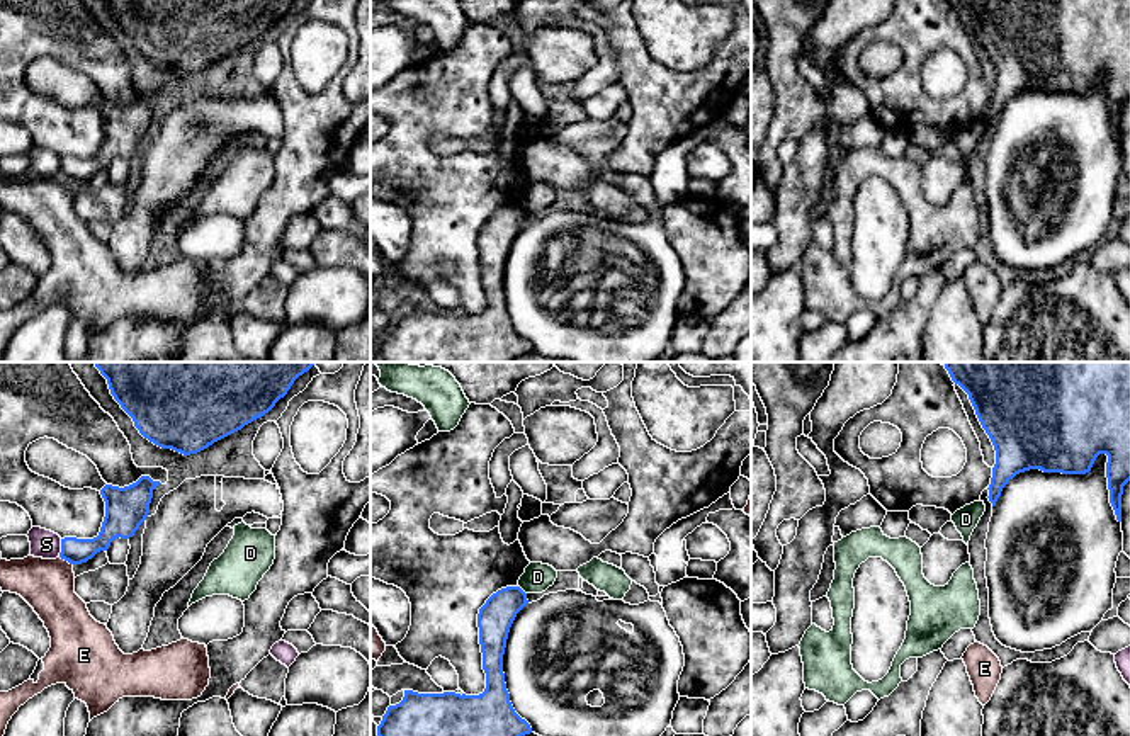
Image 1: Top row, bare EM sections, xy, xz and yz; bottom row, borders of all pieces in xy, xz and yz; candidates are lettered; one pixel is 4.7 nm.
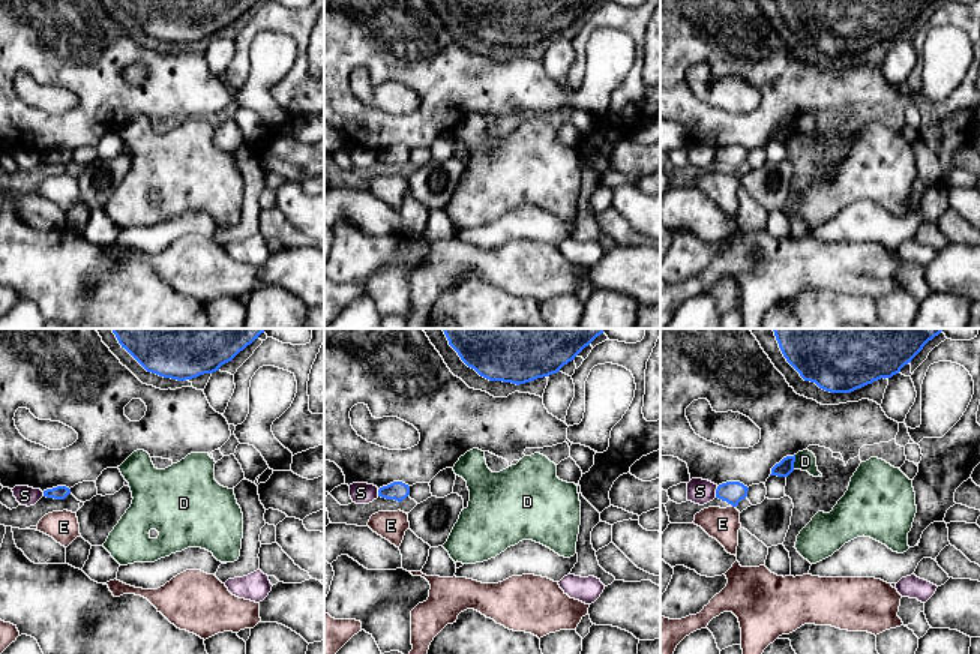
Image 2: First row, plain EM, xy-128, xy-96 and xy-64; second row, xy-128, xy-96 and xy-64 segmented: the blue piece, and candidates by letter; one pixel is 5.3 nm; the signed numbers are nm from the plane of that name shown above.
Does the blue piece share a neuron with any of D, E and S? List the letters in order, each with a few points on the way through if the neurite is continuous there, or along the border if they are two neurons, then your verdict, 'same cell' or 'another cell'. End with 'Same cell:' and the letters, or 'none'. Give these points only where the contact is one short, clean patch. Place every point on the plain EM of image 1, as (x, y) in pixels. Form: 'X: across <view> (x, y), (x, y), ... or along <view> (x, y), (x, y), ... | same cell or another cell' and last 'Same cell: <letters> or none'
D: along xz (519, 204), (525, 213) | another cell
E: along xy (60, 175), (72, 184) | another cell
S: along xy (62, 158), (58, 175) | another cell
Same cell: none

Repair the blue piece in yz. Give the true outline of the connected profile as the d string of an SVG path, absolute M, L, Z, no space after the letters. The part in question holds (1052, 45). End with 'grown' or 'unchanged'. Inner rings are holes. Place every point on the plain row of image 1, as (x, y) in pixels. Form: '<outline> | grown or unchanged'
M953 0L967 14L989 54L996 83L989 104L992 126L1020 92L1086 93L1099 73L1108 75L1110 122L1122 141L1123 105L1130 100L1130 0Z | unchanged

